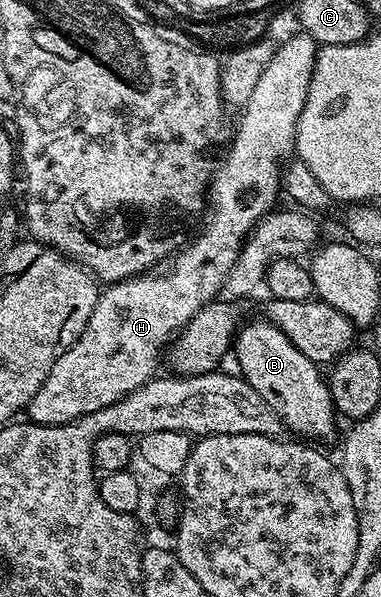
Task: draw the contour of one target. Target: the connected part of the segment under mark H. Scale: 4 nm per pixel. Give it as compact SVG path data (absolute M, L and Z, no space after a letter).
M302 33L291 35L283 44L280 42L276 46L273 57L269 65L265 65L249 101L238 112L239 124L235 127L235 140L227 151L227 160L220 165L219 171L217 167L210 180L209 206L202 216L203 228L200 229L199 236L195 240L192 238L166 264L167 271L152 269L144 274L134 275L132 279L122 279L119 283L110 284L100 294L81 337L77 337L75 344L61 357L57 357L57 365L53 365L53 369L49 369L49 377L45 377L45 385L41 385L41 389L37 389L37 397L29 401L25 415L30 422L61 425L80 419L121 401L121 397L133 393L150 379L156 378L159 354L162 351L164 354L165 348L183 330L183 326L206 303L212 302L222 292L223 282L227 280L227 275L237 261L243 240L261 220L271 214L276 206L275 198L280 198L281 168L288 156L295 151L295 134L309 93L316 54L317 45L313 37Z

